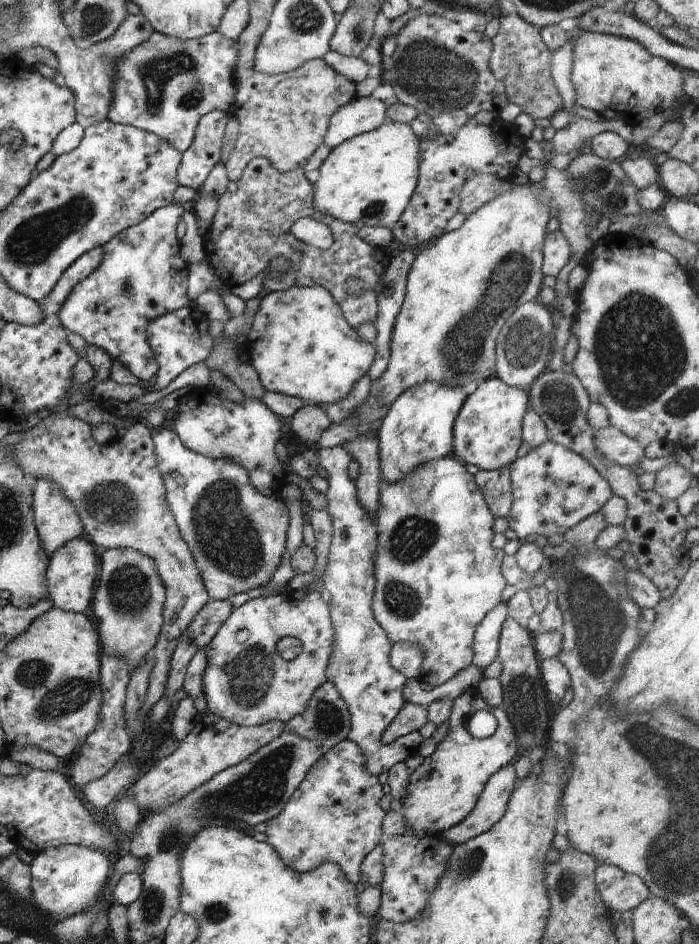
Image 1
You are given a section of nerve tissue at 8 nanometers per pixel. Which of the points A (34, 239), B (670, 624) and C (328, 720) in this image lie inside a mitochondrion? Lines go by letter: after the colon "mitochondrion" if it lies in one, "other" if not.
A: mitochondrion
B: other
C: mitochondrion

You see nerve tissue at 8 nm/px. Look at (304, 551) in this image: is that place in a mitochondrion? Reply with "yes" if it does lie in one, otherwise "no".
no

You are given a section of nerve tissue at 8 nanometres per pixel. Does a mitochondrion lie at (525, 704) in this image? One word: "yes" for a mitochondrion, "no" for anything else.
yes

